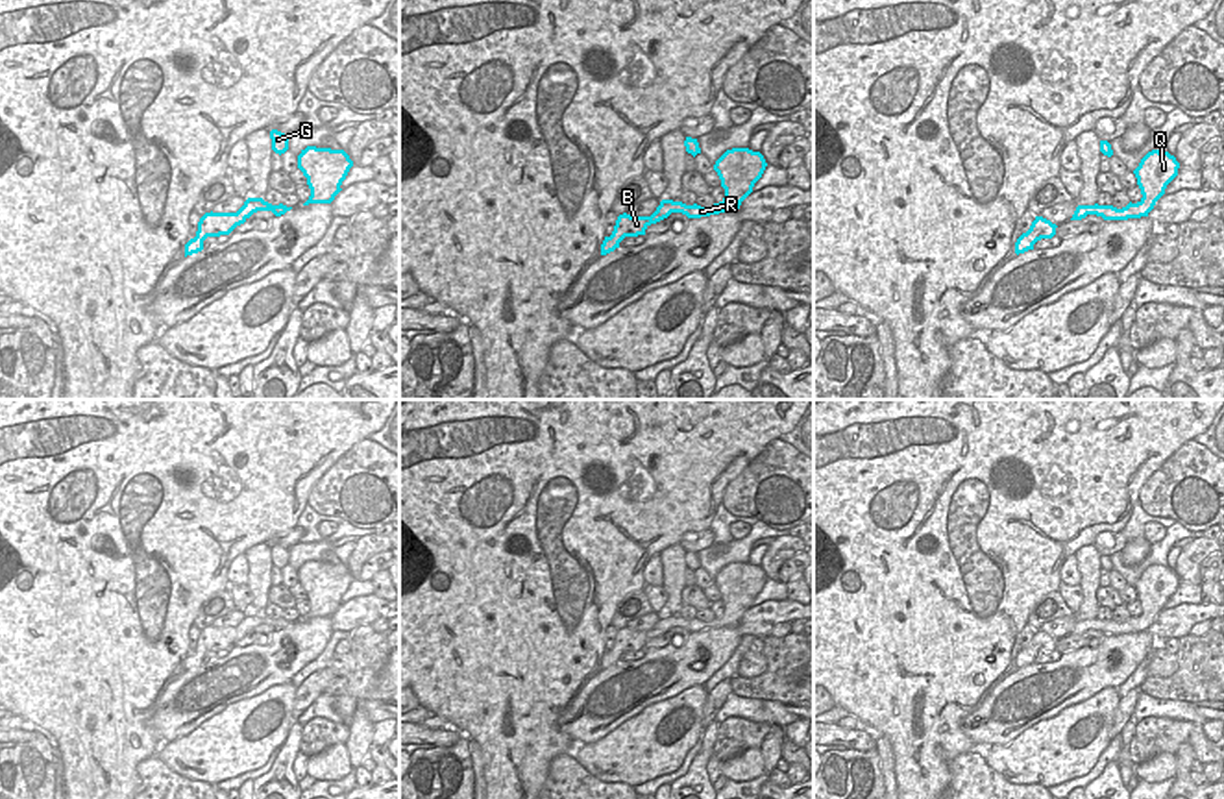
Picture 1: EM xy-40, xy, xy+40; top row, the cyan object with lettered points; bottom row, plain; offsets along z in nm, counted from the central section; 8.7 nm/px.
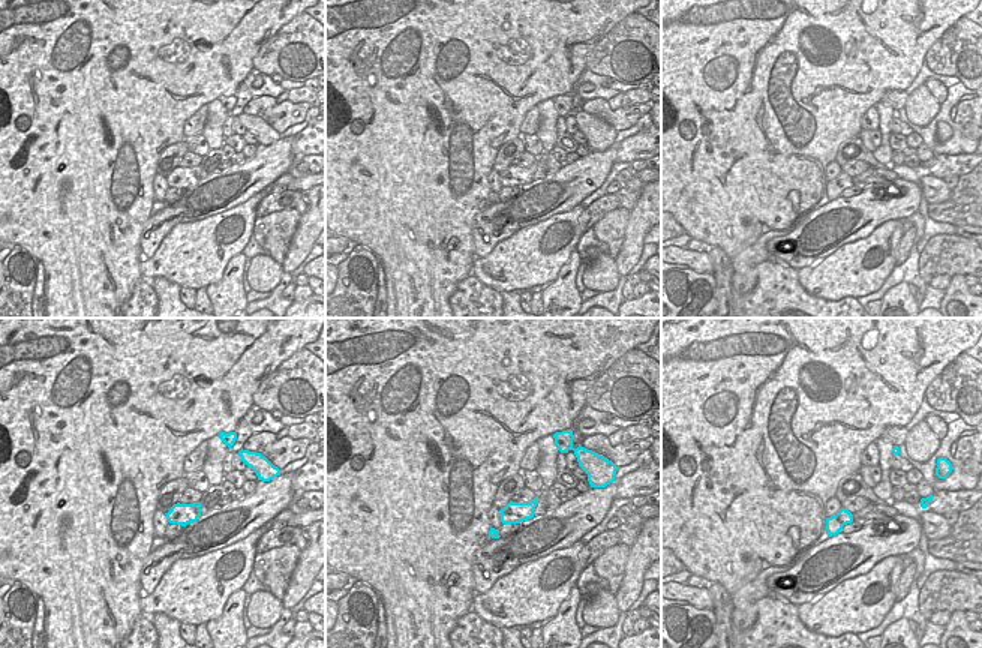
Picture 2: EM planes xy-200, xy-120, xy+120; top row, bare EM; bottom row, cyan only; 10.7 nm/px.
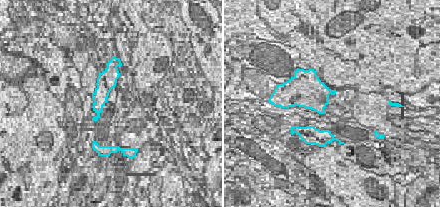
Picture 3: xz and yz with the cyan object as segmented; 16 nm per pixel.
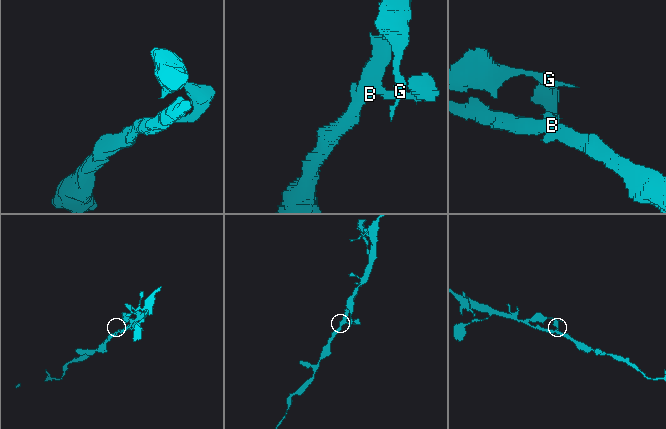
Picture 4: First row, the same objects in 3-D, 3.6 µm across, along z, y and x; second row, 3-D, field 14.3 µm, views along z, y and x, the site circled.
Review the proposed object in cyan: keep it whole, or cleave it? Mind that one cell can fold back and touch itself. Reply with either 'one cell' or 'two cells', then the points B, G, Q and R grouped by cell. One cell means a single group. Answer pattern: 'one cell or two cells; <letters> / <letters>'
one cell; B G Q R

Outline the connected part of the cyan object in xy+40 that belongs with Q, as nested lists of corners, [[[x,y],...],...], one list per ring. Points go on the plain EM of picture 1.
[[[1148,566],[1133,584],[1143,612],[1137,618],[1128,618],[1122,623],[1113,620],[1078,620],[1071,634],[1082,634],[1087,629],[1102,631],[1104,634],[1128,634],[1148,631],[1156,616],[1165,608],[1167,599],[1178,590],[1180,577],[1169,566]]]

